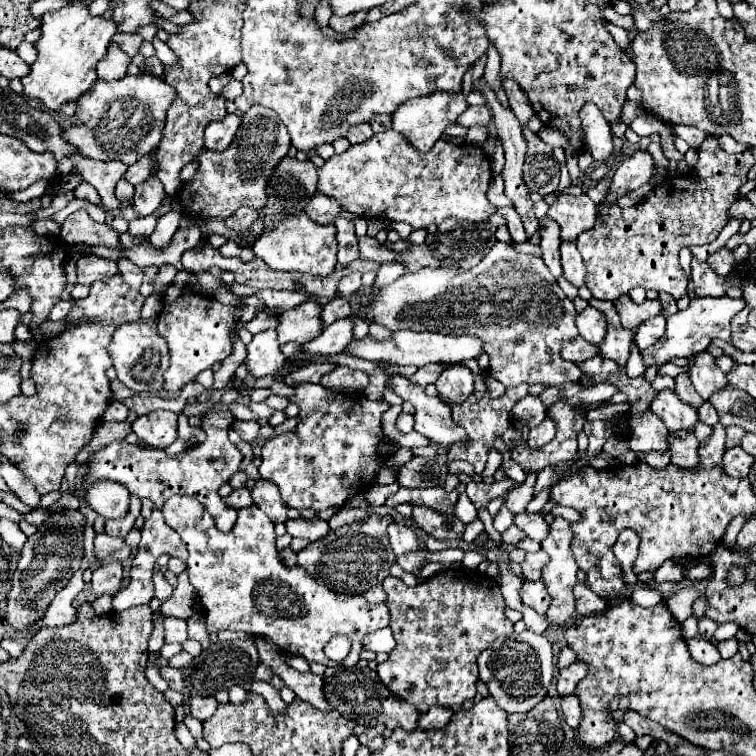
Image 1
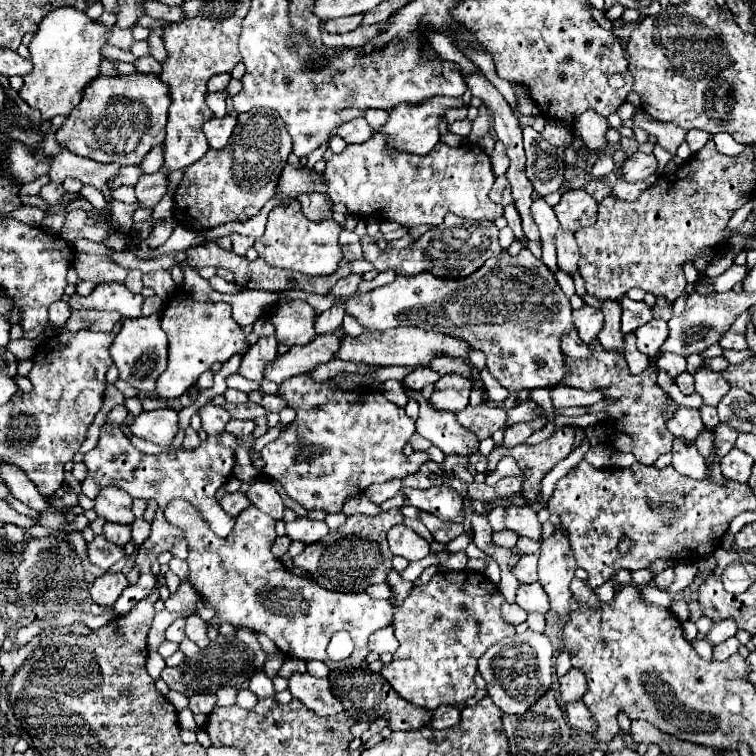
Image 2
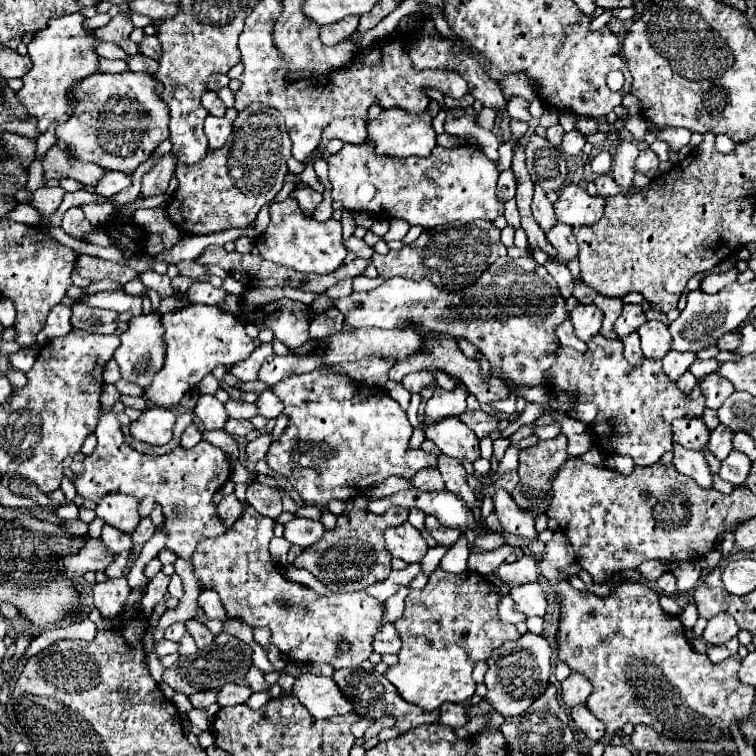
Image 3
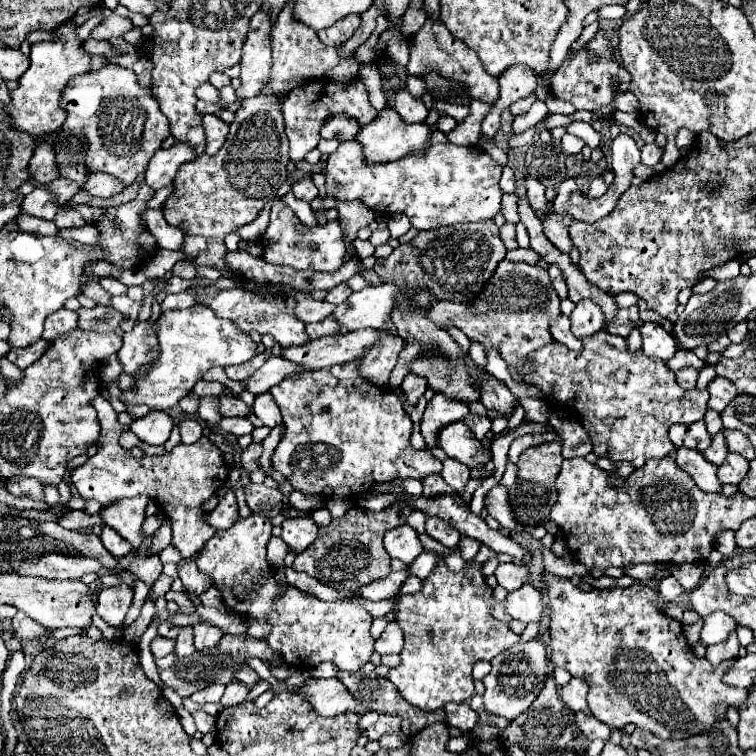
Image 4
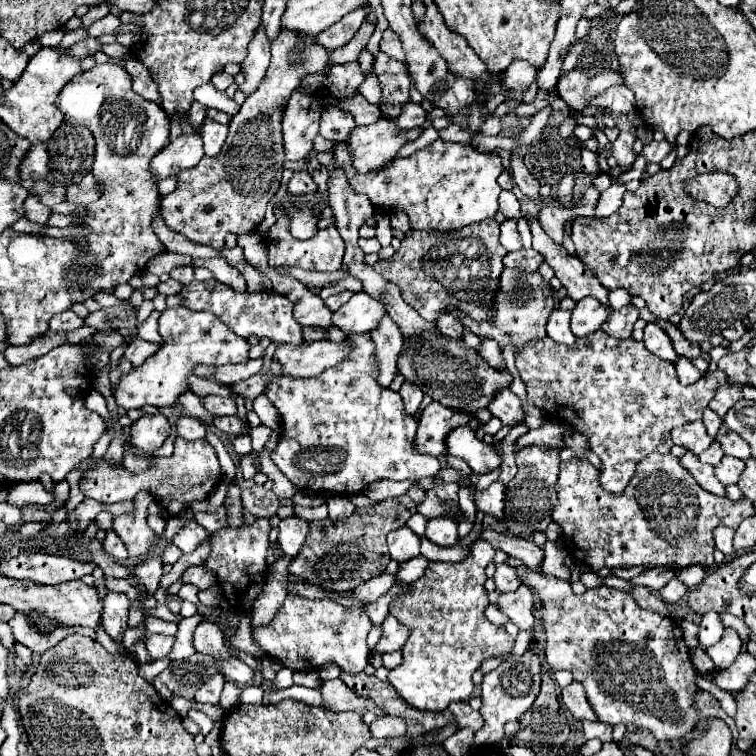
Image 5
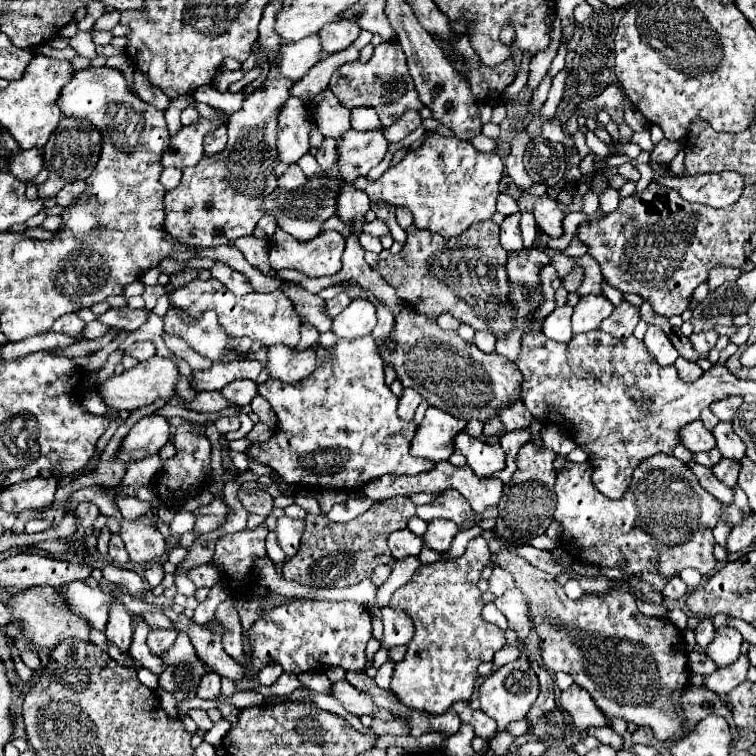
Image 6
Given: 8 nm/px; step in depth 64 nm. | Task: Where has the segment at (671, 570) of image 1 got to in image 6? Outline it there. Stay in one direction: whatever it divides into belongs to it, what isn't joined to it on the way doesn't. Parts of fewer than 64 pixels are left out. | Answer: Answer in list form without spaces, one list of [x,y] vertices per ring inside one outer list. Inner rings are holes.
[[[678,576],[672,578],[672,580],[662,588],[664,598],[670,598],[670,600],[680,600],[680,598],[686,596],[686,592],[688,592],[688,588],[686,588],[686,584],[684,584]]]

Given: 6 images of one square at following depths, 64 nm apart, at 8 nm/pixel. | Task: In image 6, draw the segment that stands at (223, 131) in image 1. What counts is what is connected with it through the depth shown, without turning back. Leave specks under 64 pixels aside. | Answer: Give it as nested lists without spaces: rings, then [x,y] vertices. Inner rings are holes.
[[[218,128],[216,132],[210,132],[210,134],[204,138],[206,156],[212,156],[212,154],[216,154],[216,152],[222,152],[222,150],[224,150],[224,144],[226,144],[226,128]]]

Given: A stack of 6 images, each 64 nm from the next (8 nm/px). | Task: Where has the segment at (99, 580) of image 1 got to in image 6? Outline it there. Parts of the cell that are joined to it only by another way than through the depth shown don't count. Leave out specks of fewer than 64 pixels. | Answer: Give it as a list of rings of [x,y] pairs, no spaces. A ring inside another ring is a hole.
[[[114,600],[112,604],[112,616],[106,626],[106,638],[122,652],[126,654],[130,650],[132,638],[134,638],[134,628],[132,628],[132,618],[128,610],[122,606],[120,600]]]

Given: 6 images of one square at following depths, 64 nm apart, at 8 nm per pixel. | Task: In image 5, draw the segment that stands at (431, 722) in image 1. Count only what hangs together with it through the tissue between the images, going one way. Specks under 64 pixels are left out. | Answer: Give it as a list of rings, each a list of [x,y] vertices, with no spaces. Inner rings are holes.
[[[452,702],[448,708],[456,716],[458,728],[472,728],[474,732],[478,732],[484,726],[484,720],[482,720],[480,712],[472,710],[468,702]]]

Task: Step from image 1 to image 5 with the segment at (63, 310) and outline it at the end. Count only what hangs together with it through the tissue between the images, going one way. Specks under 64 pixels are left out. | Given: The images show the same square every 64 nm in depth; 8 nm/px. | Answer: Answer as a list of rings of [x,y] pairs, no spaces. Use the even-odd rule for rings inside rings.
[[[72,310],[60,312],[50,320],[50,330],[56,330],[56,332],[68,332],[76,328],[80,328],[80,316],[76,316]]]

